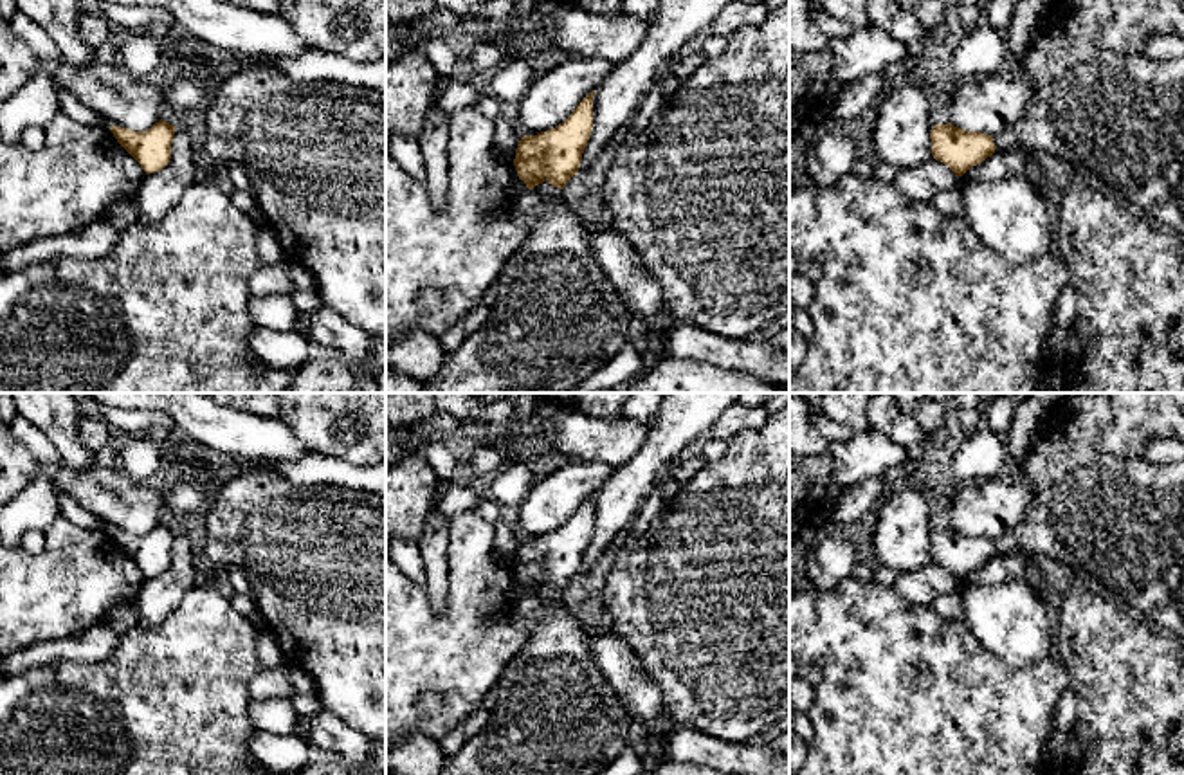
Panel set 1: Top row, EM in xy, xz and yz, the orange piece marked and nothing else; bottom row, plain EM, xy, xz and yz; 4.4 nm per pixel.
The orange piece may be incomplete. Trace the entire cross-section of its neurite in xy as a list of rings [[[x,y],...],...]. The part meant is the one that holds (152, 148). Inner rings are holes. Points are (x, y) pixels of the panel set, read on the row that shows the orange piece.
[[[159,121],[146,132],[110,126],[117,142],[141,164],[146,175],[160,171],[171,159],[175,126]]]

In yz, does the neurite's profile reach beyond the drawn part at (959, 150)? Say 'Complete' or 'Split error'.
Complete

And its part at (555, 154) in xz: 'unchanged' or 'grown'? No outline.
unchanged

